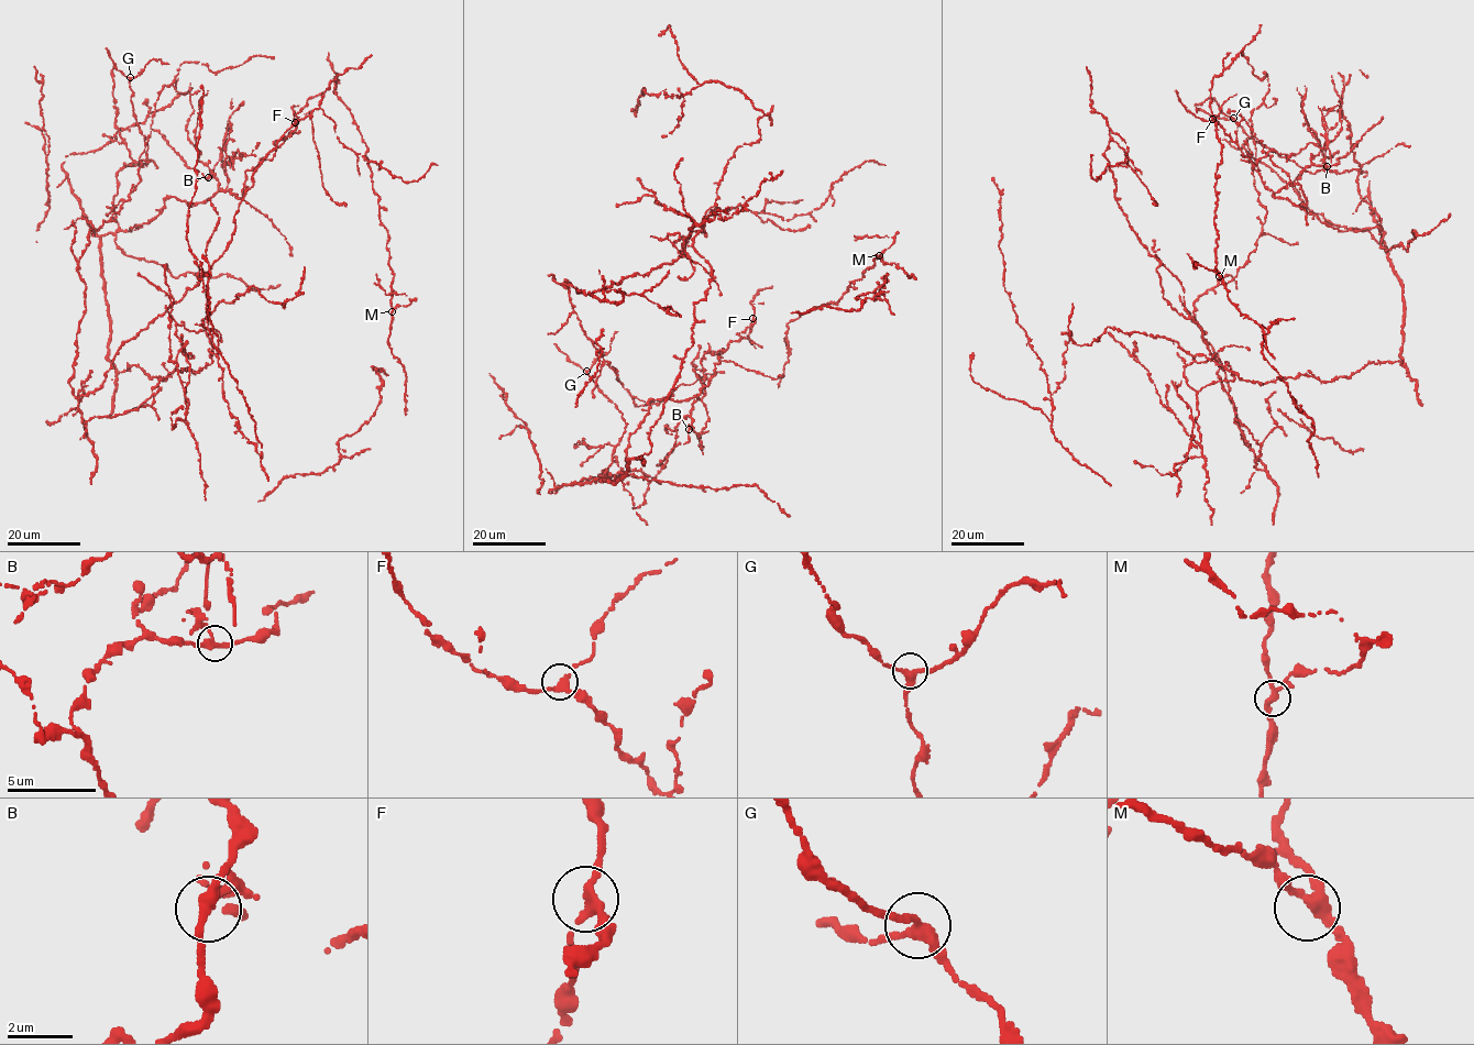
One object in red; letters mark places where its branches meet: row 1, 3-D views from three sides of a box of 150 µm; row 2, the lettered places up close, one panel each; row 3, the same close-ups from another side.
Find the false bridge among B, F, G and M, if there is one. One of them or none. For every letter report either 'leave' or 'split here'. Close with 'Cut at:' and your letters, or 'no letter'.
B: split here
F: leave
G: leave
M: leave
Cut at: B

